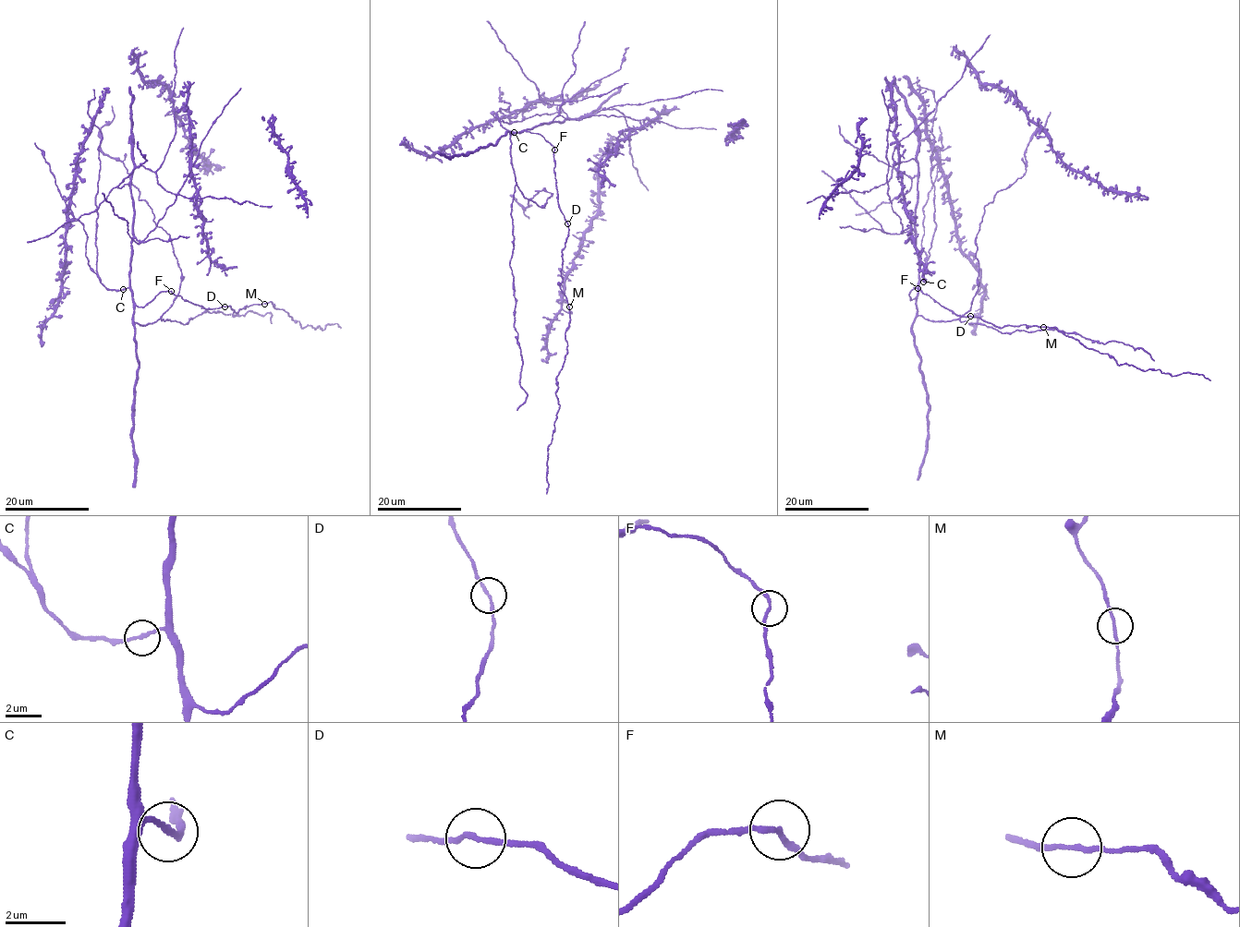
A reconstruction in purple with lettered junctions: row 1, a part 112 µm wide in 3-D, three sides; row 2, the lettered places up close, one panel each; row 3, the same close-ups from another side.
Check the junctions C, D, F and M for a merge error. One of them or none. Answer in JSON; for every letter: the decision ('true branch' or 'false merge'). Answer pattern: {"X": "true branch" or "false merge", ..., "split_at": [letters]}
{"C": "true branch", "D": "true branch", "F": "true branch", "M": "true branch", "split_at": []}

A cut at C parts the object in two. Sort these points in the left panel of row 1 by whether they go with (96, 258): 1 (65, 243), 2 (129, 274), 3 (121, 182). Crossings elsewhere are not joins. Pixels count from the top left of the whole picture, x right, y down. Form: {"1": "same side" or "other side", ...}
{"1": "other side", "2": "other side", "3": "other side"}

